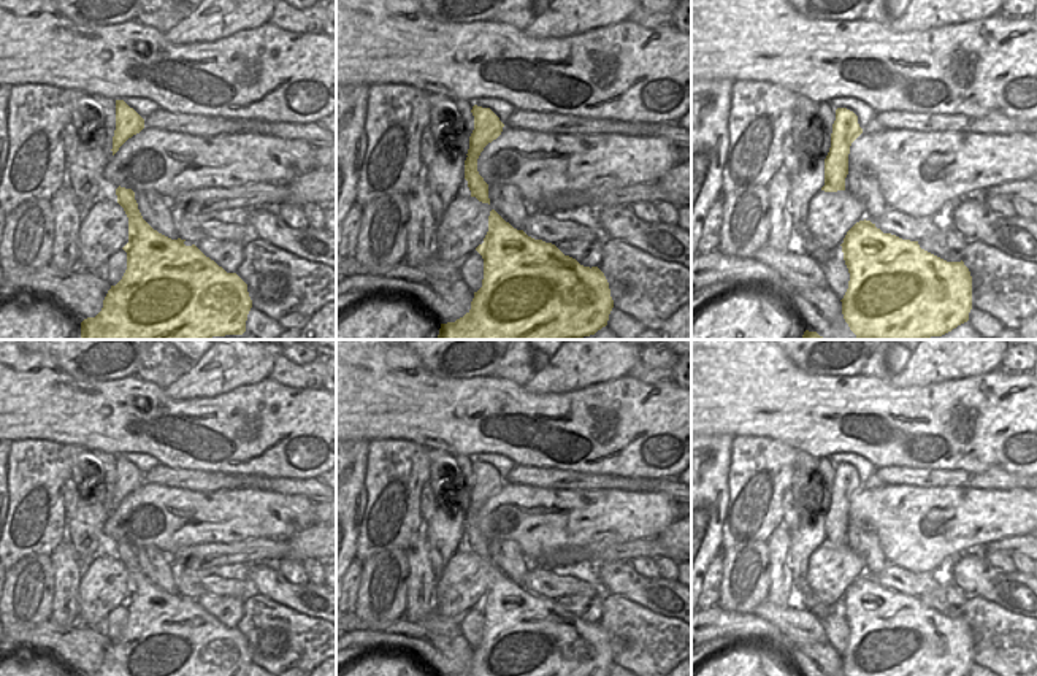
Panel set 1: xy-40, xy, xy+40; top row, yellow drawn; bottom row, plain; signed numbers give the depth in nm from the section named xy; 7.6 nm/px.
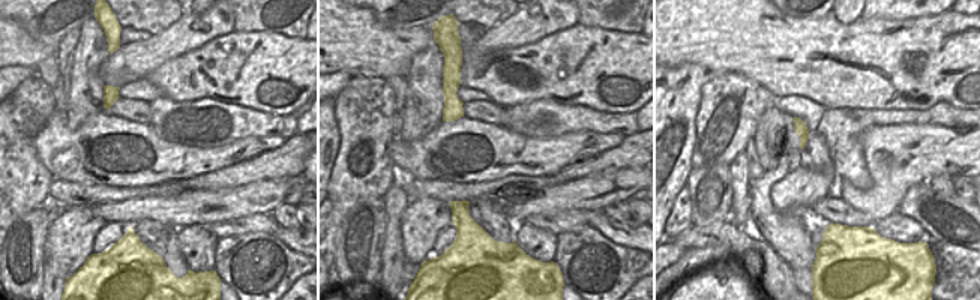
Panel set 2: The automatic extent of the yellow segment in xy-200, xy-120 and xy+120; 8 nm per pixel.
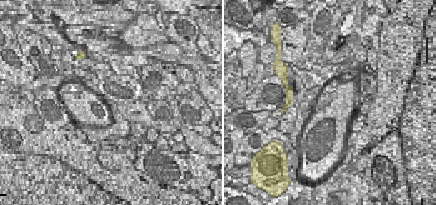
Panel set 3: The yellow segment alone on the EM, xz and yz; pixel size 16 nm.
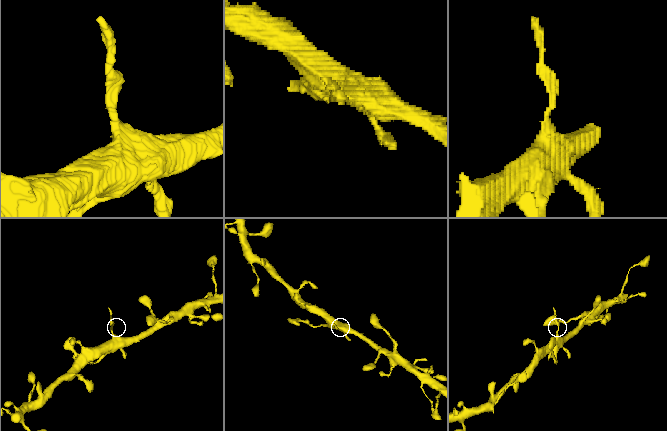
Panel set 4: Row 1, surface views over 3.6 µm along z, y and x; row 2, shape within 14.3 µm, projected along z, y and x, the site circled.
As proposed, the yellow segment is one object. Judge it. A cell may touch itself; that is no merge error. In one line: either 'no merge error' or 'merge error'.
merge error

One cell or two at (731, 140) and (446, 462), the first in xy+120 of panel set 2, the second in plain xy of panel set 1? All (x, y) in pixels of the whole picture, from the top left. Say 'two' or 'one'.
two

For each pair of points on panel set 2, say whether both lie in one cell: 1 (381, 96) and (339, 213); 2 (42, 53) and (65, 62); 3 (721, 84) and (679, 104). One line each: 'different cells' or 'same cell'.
1: same cell
2: different cells
3: different cells

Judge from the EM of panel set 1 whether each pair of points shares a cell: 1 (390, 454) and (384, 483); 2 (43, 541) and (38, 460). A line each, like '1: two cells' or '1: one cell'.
1: one cell
2: one cell

